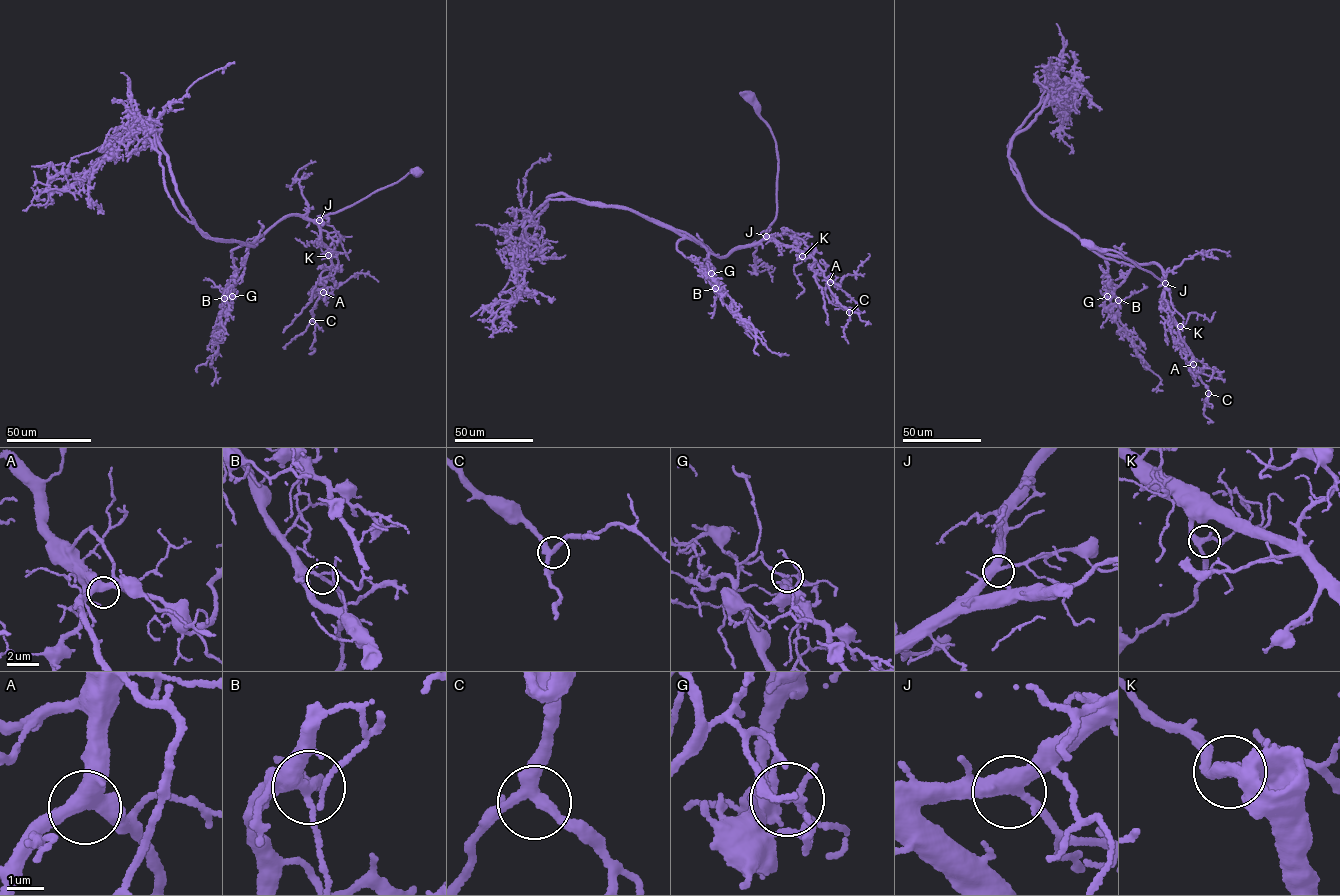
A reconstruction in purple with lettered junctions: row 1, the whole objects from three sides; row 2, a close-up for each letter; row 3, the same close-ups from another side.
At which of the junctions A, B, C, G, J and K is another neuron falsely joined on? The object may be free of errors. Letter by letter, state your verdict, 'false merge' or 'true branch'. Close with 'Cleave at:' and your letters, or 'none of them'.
A: true branch
B: true branch
C: true branch
G: false merge
J: true branch
K: true branch
Cleave at: G

